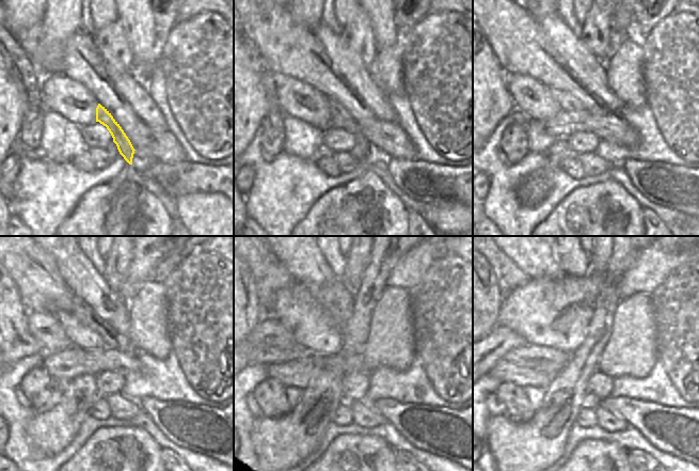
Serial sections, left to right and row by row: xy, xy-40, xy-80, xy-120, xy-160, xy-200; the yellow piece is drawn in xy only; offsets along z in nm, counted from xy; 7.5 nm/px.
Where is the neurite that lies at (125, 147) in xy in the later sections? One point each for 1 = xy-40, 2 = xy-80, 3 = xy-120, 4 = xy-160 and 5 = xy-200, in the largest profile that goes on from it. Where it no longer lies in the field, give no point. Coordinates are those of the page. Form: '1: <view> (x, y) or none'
1: xy-40 (339, 118)
2: xy-80 (568, 103)
3: xy-120 (81, 336)
4: xy-160 (315, 315)
5: xy-200 (556, 313)

